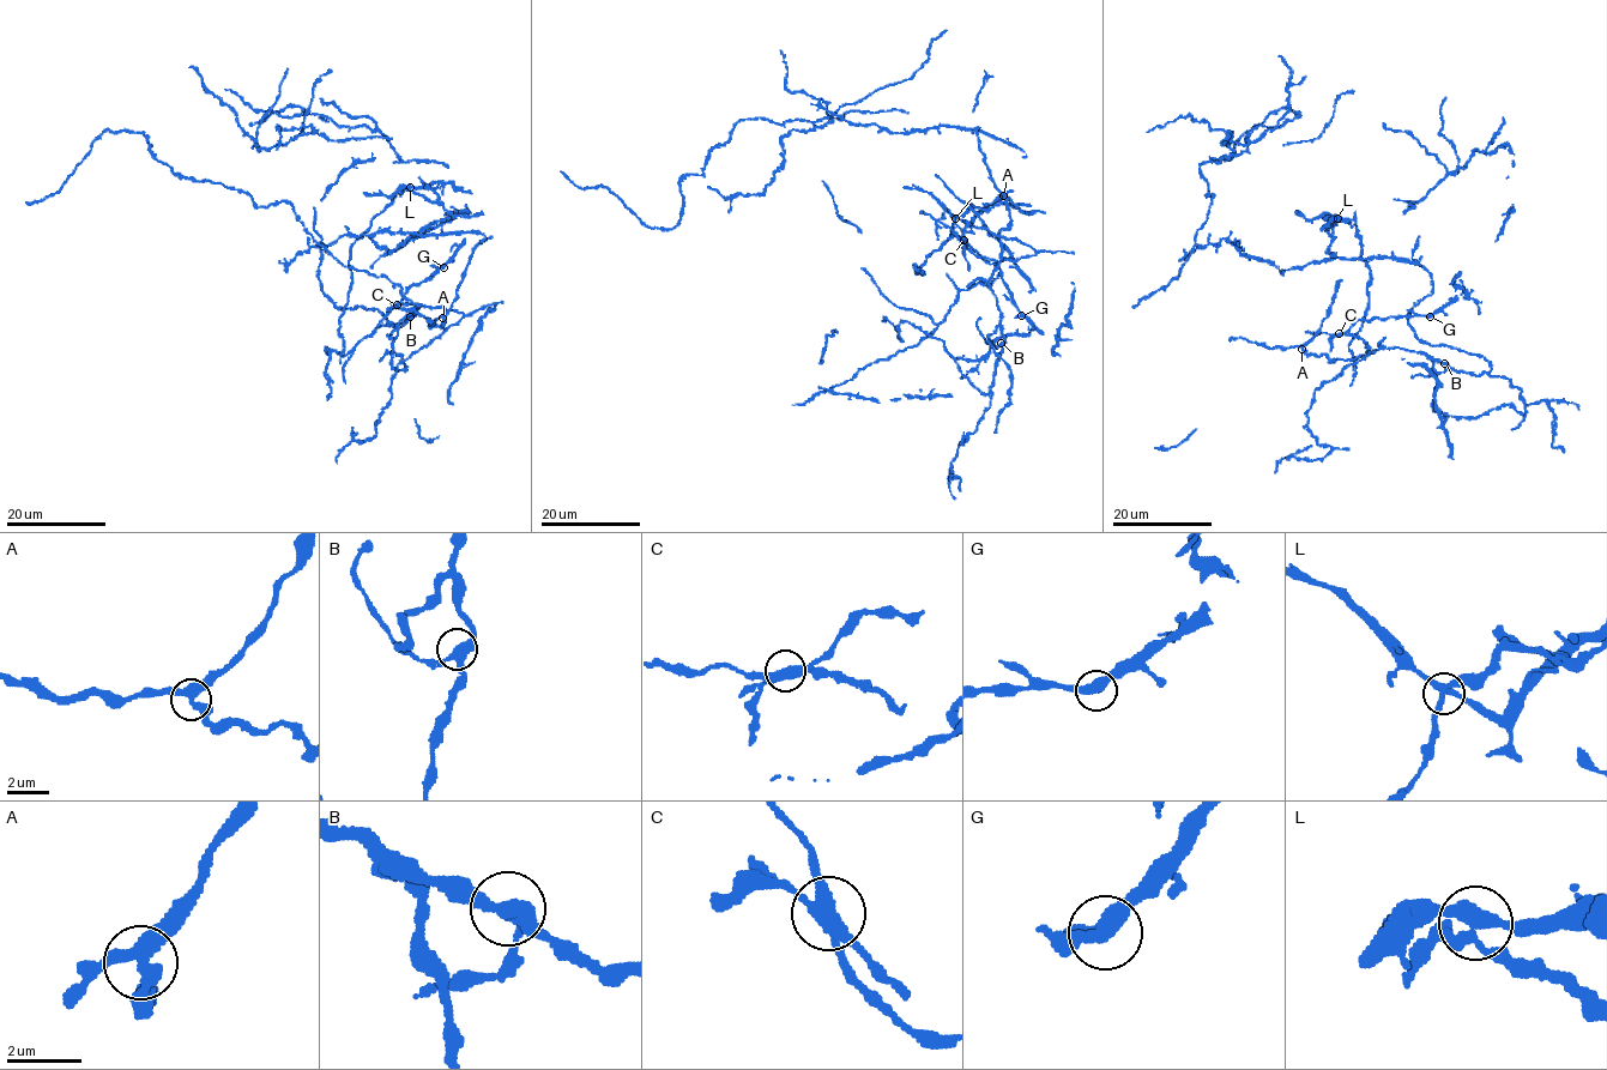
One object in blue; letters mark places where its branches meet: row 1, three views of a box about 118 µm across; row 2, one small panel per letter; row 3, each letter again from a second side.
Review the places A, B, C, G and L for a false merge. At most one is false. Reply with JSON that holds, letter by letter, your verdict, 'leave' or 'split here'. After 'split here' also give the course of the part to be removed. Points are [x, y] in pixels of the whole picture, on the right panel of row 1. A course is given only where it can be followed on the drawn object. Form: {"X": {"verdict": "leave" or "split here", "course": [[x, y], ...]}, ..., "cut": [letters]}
{"A": {"verdict": "leave"}, "B": {"verdict": "leave"}, "C": {"verdict": "leave"}, "G": {"verdict": "leave"}, "L": {"verdict": "leave"}, "cut": []}

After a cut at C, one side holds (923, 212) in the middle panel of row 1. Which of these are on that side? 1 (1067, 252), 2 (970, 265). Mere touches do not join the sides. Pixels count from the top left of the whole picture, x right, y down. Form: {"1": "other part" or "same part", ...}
{"1": "same part", "2": "same part"}

